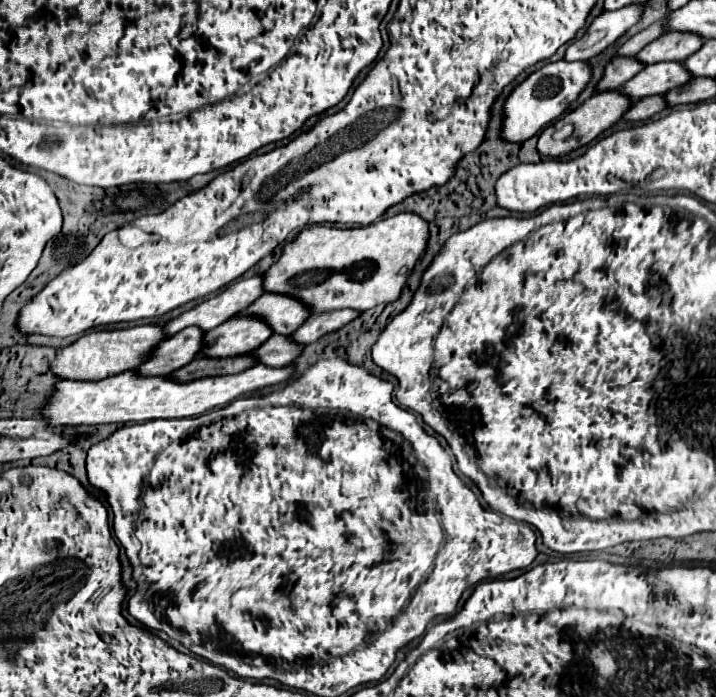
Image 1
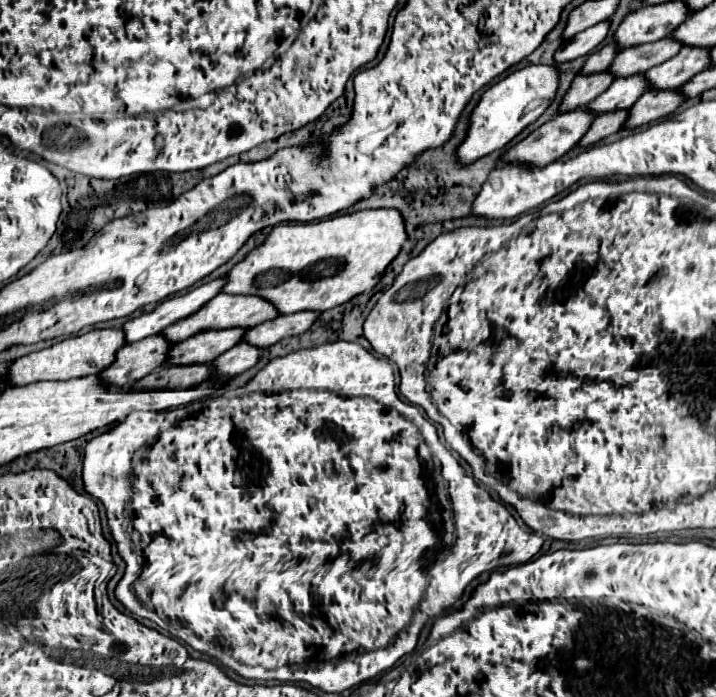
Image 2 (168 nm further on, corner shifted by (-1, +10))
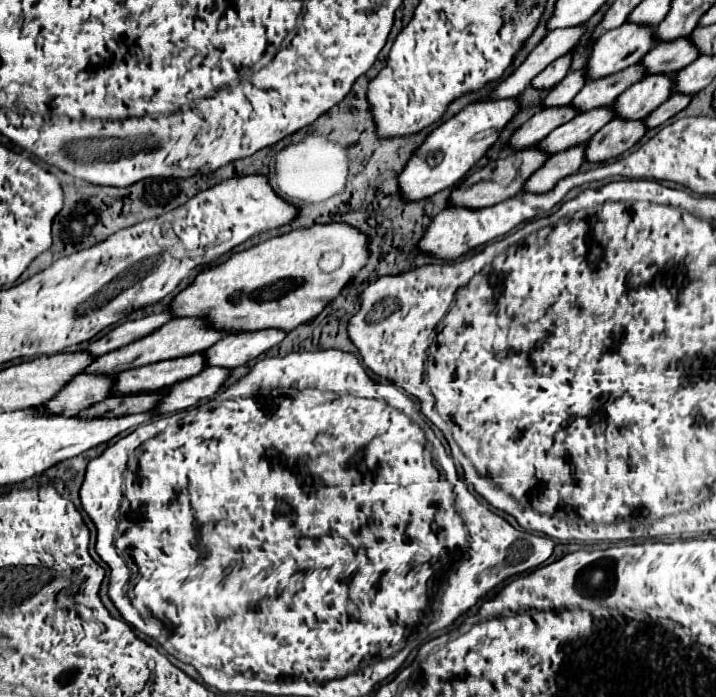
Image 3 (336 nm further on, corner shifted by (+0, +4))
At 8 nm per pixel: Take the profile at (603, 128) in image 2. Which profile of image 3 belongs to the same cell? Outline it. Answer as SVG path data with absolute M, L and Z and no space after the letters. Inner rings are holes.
M583 144L551 156L539 170L535 170L535 174L531 174L531 178L527 180L527 186L523 186L521 192L531 190L531 194L543 194L543 190L549 190L551 186L555 186L559 178L565 178L567 174L575 174L583 164L583 160L585 160Z

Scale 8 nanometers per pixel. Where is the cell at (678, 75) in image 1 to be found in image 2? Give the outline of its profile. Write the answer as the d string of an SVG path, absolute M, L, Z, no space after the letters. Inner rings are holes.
M644 74L616 78L606 92L602 92L594 102L588 104L588 108L596 114L610 112L616 108L630 108L646 90L648 84L644 84Z

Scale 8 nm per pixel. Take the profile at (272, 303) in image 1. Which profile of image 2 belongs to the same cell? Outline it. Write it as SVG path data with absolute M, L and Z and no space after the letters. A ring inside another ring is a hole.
M220 294L214 300L210 300L204 308L200 308L196 314L188 316L188 320L180 320L172 326L168 326L164 330L164 336L168 336L168 340L180 342L186 340L188 336L194 336L196 332L204 332L204 330L214 330L214 328L234 328L234 326L242 326L242 328L252 328L264 320L272 320L280 316L280 312L276 312L274 304L268 304L268 300L260 300L260 296L232 296L232 294Z

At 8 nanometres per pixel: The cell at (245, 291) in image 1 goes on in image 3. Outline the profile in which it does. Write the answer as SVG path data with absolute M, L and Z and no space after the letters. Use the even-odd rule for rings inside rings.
M169 310L161 312L161 314L153 314L153 316L147 316L147 318L139 318L139 320L127 320L119 326L115 326L113 330L109 330L103 338L91 342L85 350L91 352L93 358L101 356L101 354L107 354L111 350L117 350L125 344L131 344L147 334L151 334L153 330L157 330L159 326L163 326L165 322L169 322L173 316Z

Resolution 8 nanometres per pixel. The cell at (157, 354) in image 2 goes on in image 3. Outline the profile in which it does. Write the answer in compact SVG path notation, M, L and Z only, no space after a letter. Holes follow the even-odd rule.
M77 374L73 382L47 402L47 410L51 410L51 414L79 414L107 398L111 394L113 380L113 376L103 374Z

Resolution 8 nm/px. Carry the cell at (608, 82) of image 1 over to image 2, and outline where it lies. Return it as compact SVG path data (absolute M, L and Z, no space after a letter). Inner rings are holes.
M608 70L604 72L594 72L592 76L584 76L578 74L568 90L568 94L564 96L564 102L560 106L560 112L564 110L574 110L574 108L584 108L586 104L590 104L596 96L600 96L610 84L612 84L612 74Z

